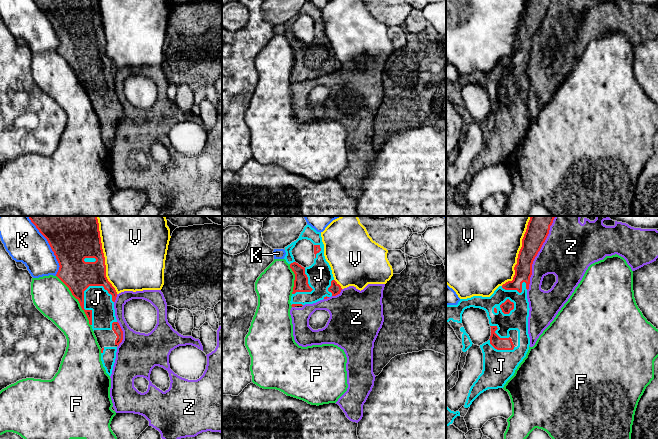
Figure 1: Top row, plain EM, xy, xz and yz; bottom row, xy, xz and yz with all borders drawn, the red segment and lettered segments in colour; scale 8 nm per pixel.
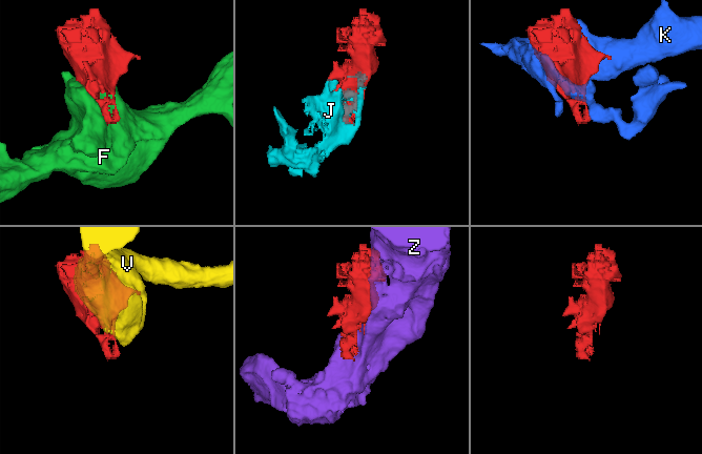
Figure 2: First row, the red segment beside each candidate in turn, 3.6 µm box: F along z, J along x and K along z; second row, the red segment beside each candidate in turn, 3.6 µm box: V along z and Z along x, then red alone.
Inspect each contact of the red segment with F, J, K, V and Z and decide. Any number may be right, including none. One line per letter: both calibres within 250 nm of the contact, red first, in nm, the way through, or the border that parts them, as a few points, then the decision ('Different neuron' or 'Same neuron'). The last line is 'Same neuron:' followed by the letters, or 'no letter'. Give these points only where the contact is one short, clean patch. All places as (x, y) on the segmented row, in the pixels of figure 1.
F: Thickness 240 nm (red) against 300 nm. Different neuron
J: Thickness 240 nm (red) against 200 nm. Same neuron
K: Thickness 460 nm (red) against 300 nm. Different neuron
V: Thickness 360 nm (red) against 480 nm. Different neuron
Z: Thickness 180 nm (red) against 400 nm. Different neuron
Same neuron: J

